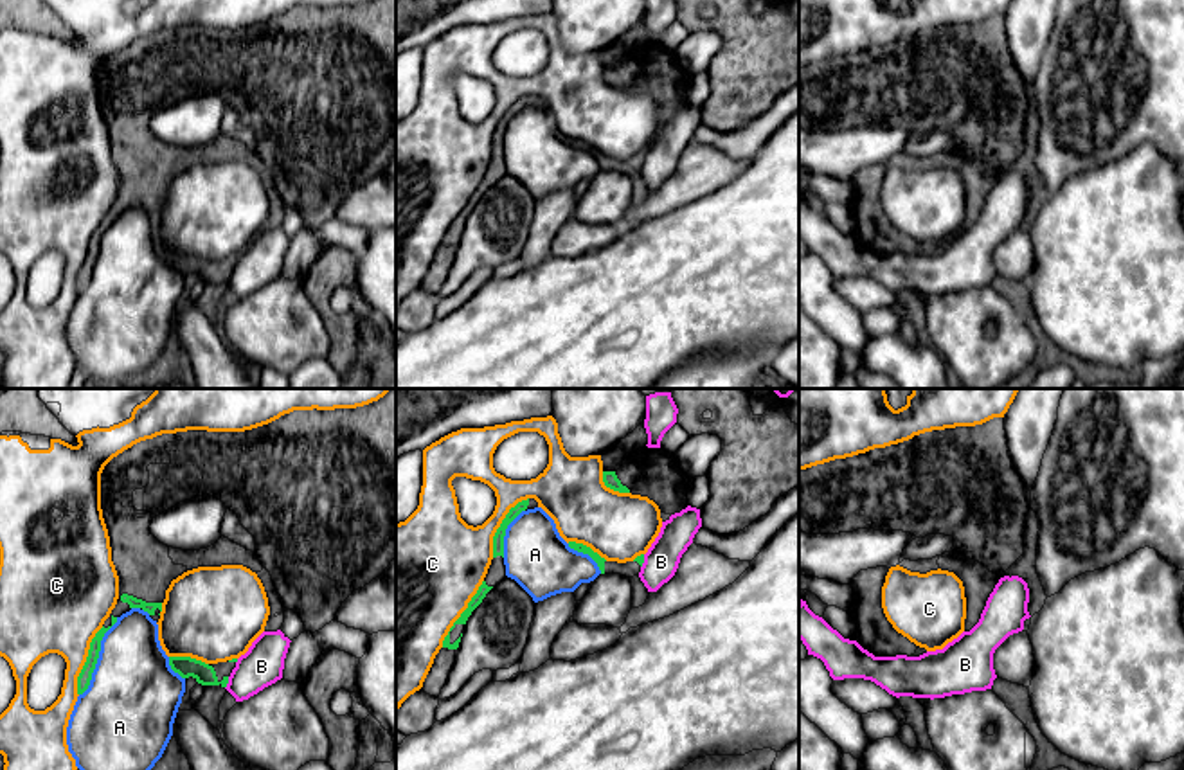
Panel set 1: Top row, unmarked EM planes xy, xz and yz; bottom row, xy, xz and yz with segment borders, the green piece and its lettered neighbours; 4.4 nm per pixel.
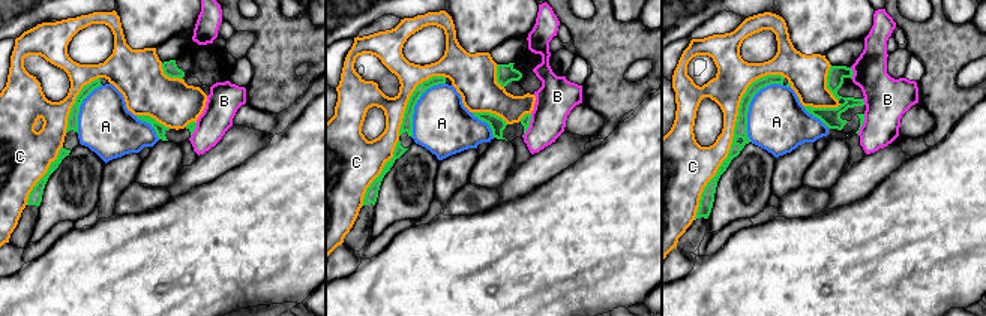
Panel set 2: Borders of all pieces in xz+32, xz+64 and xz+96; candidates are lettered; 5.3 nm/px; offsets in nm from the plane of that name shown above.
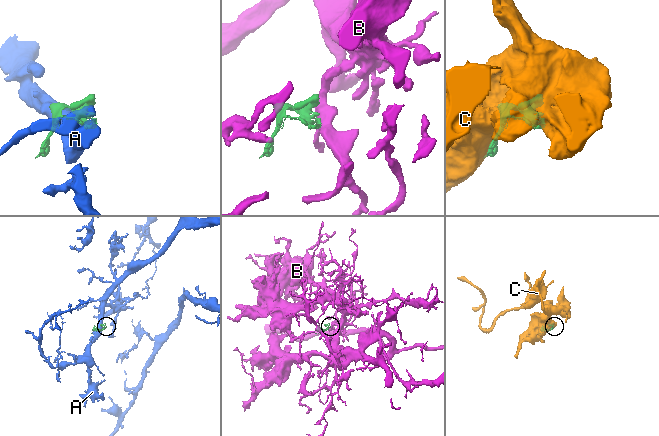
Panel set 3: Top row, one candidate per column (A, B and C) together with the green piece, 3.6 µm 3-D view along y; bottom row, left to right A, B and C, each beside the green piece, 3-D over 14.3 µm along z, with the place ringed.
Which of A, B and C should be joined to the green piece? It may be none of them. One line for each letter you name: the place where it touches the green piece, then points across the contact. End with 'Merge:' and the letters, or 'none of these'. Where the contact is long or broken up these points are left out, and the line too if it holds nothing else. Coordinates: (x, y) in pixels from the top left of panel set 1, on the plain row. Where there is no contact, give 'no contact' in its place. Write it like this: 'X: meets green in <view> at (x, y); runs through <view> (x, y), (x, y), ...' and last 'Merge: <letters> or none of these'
Merge: none of these

